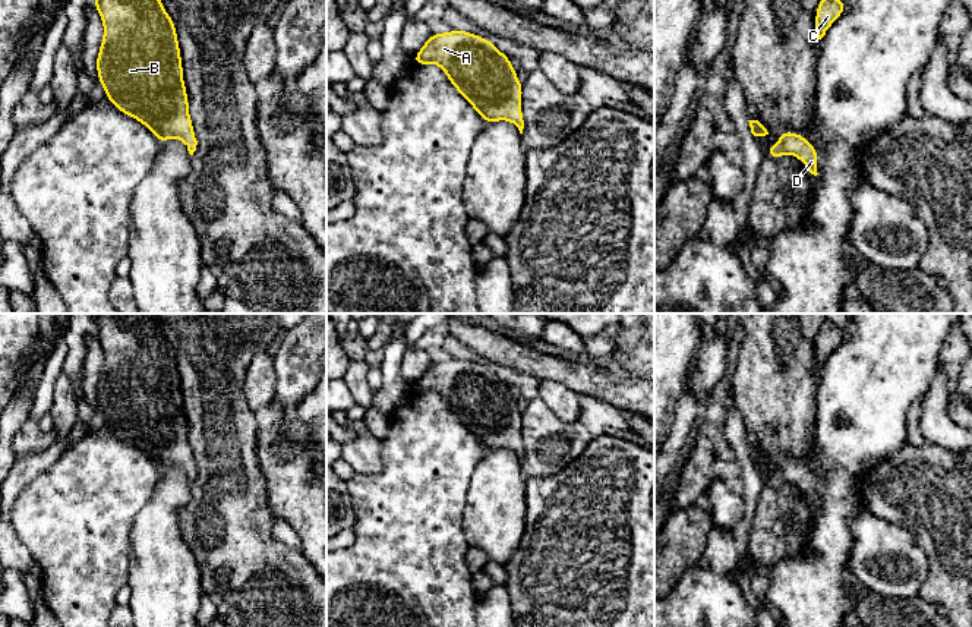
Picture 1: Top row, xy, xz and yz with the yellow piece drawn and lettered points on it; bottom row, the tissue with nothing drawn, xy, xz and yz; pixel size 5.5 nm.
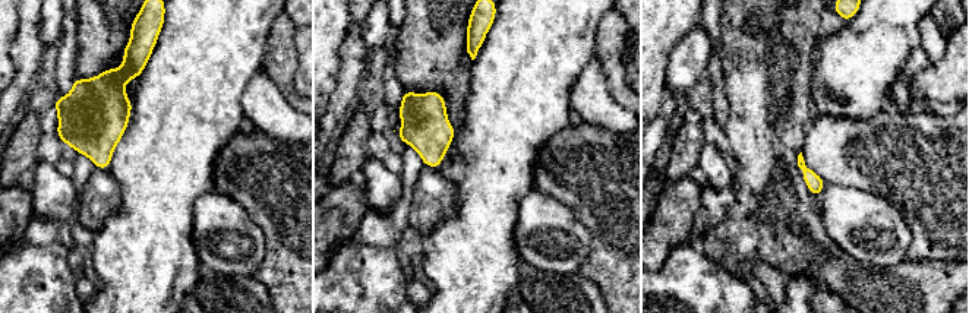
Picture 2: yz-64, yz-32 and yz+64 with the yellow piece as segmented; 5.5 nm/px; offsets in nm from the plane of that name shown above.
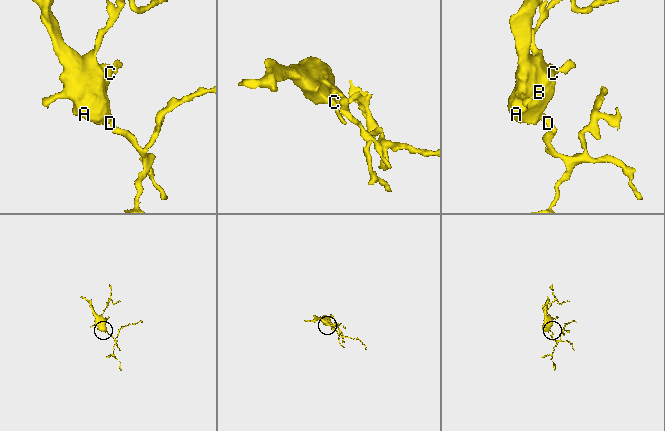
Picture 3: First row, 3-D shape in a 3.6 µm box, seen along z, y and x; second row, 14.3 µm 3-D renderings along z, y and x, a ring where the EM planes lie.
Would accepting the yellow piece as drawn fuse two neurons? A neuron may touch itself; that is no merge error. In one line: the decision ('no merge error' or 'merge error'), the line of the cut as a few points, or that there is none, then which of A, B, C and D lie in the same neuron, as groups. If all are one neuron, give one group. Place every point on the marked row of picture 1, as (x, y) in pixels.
no merge error; cut none; groups A B C D

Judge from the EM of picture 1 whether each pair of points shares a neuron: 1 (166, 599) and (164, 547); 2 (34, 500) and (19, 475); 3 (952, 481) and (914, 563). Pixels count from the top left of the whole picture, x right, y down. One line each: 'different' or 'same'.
1: same
2: different
3: different

